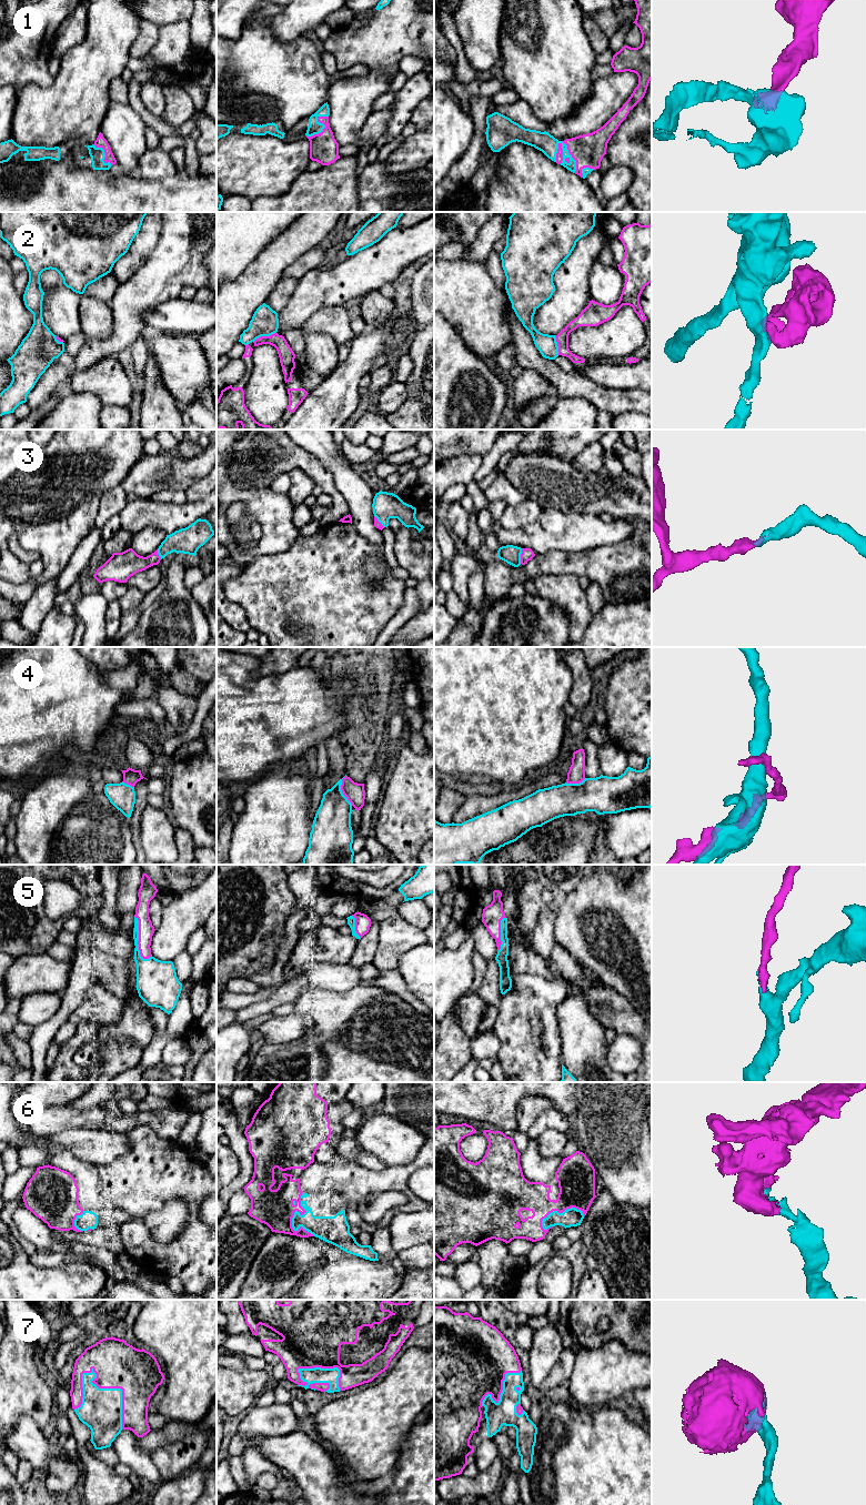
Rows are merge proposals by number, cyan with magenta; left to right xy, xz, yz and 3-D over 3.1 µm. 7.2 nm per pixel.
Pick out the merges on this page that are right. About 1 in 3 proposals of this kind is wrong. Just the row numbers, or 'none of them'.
1, 3, 5, 6, 7

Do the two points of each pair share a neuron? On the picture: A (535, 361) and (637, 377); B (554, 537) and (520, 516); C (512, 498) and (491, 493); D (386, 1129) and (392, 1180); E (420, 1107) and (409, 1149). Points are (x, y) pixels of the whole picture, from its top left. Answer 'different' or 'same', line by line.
A: different
B: different
C: same
D: different
E: different

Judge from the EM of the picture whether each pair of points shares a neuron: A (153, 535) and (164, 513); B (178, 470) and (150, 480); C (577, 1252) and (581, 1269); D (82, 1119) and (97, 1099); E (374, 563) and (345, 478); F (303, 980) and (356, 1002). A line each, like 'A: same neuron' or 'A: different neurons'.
A: different neurons
B: same neuron
C: same neuron
D: different neurons
E: same neuron
F: different neurons

